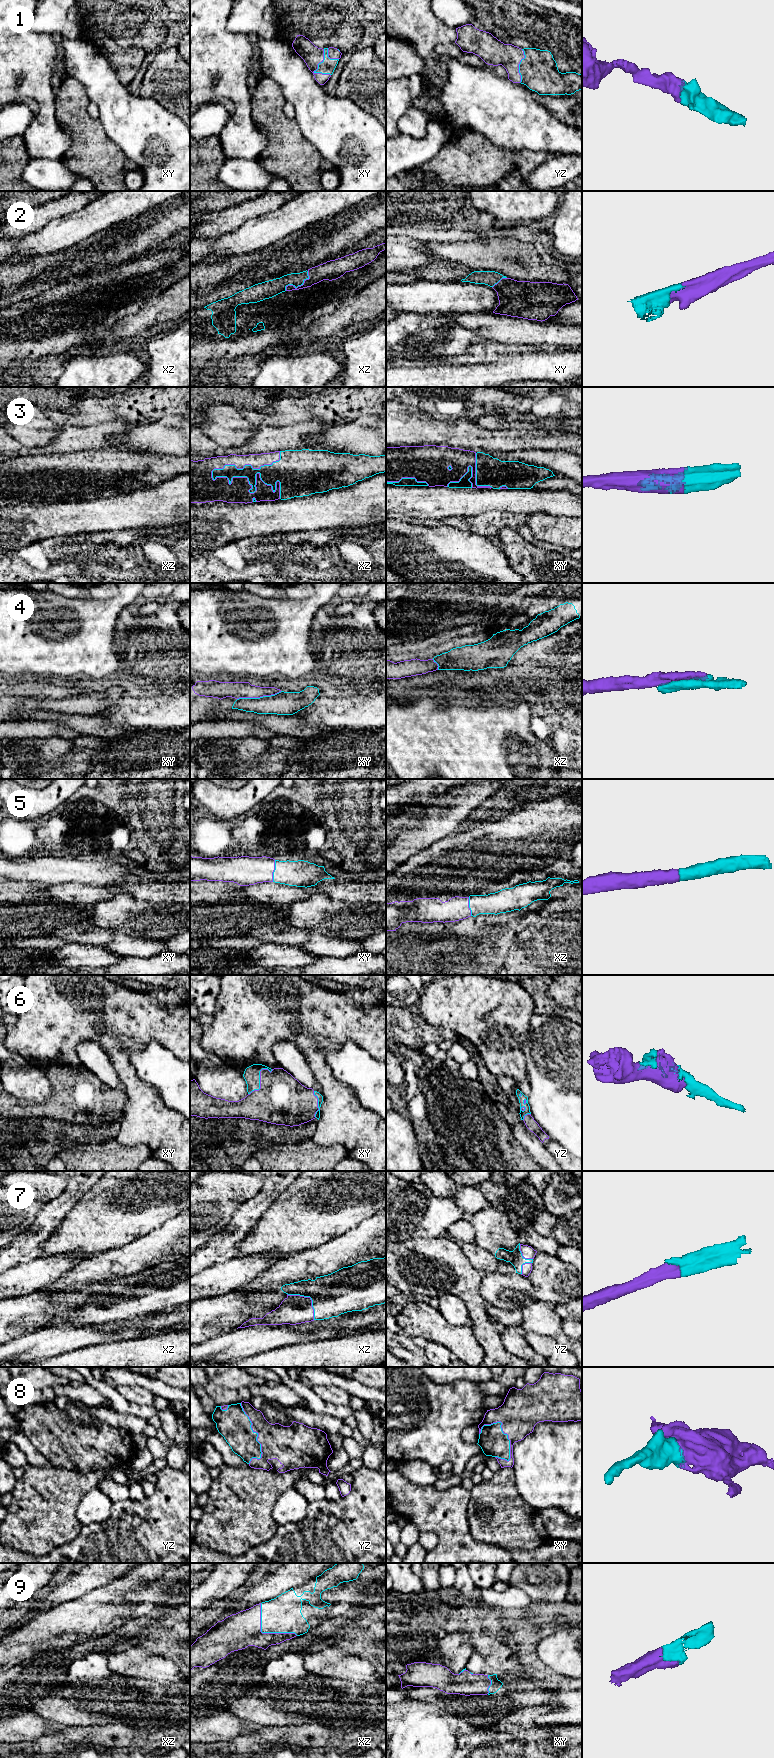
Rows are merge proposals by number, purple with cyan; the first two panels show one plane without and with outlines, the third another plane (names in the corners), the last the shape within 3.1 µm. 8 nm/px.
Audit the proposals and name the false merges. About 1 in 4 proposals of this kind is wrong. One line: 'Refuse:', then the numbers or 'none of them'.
Refuse: 4

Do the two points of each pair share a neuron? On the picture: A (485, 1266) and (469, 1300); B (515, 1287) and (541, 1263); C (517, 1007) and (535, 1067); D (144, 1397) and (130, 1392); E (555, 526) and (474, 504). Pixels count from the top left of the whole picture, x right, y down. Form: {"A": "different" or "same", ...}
{"A": "different", "B": "different", "C": "different", "D": "same", "E": "different"}

